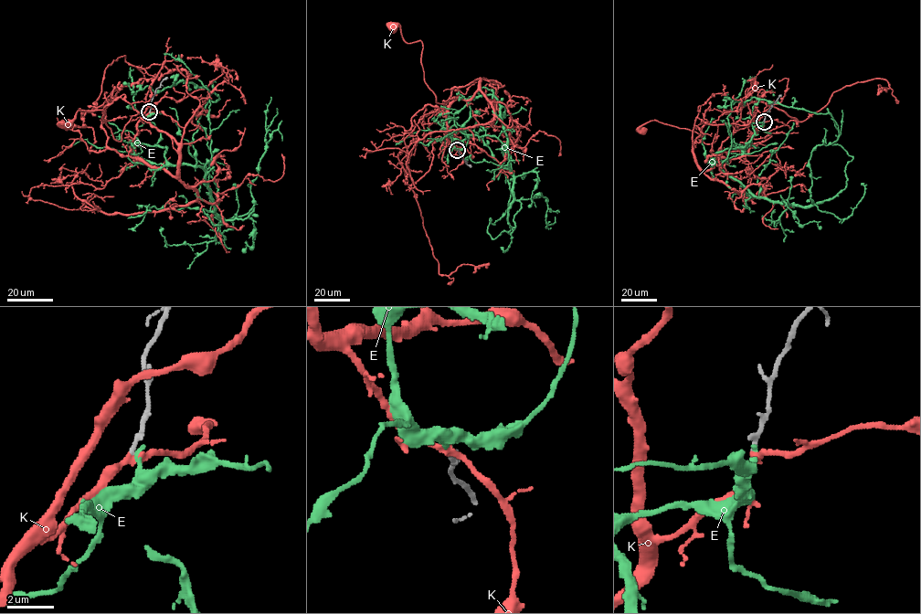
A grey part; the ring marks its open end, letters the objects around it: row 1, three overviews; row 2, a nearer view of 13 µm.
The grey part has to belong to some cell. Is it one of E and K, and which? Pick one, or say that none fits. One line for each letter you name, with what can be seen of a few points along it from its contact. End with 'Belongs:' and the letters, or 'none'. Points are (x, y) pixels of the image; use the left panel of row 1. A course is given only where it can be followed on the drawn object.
K: Its course: (149, 112), (135, 160), (106, 145), (101, 124), (121, 97), (138, 113), (121, 141), (102, 110), (66, 123)
Belongs: K

